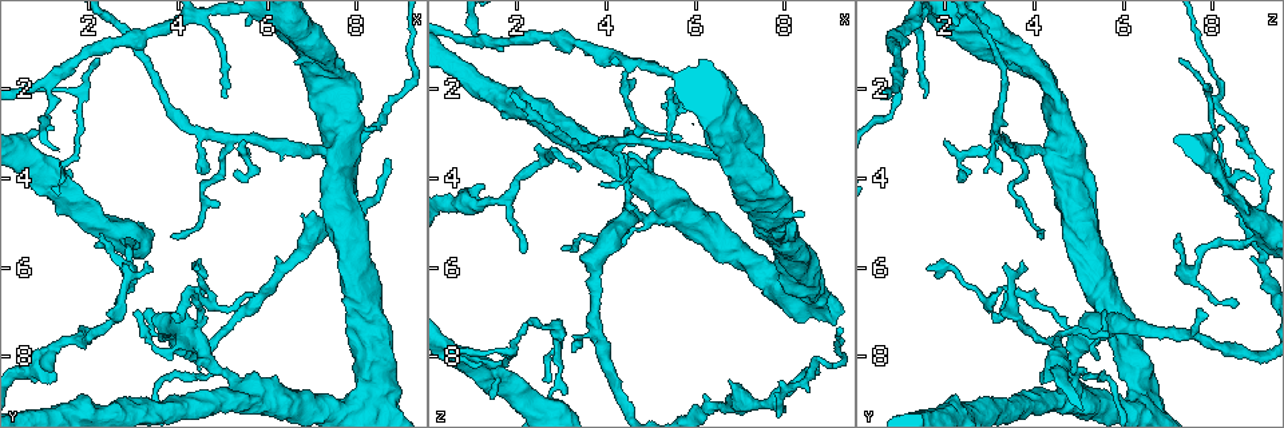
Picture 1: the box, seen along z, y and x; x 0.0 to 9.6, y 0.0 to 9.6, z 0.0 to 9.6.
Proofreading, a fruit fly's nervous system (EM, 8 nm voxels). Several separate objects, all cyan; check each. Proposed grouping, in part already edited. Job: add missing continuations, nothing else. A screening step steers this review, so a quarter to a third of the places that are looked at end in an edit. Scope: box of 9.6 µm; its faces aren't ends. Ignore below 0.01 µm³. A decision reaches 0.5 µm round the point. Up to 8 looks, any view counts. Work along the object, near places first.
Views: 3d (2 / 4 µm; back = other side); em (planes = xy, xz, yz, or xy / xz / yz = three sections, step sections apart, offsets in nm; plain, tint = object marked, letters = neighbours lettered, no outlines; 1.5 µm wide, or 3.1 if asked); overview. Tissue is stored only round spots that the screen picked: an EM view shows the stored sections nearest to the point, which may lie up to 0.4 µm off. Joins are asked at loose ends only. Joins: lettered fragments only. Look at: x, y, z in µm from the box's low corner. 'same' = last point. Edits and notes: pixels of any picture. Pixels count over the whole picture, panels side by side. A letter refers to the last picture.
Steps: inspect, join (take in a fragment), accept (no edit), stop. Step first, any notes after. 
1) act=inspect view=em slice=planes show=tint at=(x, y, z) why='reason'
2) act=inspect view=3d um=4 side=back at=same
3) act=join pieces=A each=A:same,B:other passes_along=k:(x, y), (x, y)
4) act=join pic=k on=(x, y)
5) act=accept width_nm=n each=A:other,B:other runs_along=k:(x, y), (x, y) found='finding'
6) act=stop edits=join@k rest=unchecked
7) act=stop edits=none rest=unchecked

act=inspect view=em slice=planes show=plain at=(2.30, 5.25, 7.15) why='free end'

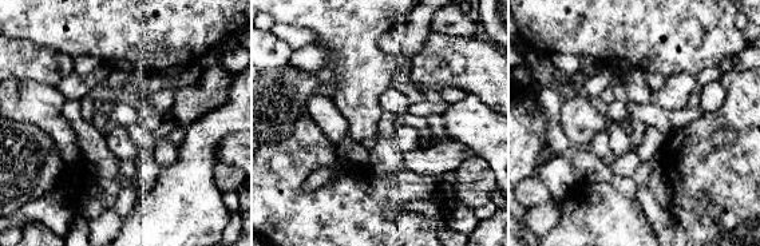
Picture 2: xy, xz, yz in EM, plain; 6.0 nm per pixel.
act=inspect view=em slice=planes show=letters at=same

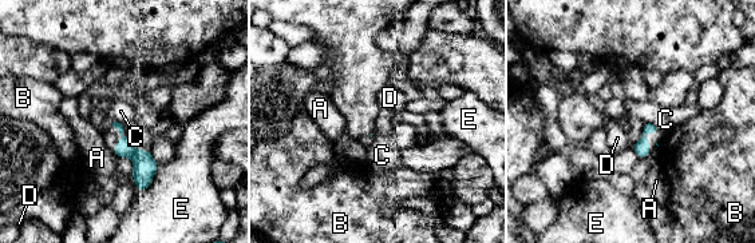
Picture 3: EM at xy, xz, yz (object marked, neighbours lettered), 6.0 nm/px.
act=accept each=A:other,B:other,C:other,D:other,E:other found='none of them fits'

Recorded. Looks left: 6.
act=inspect view=em slice=xz step=8 show=letters at=(3.40, 6.00, 3.80) why='an open end'

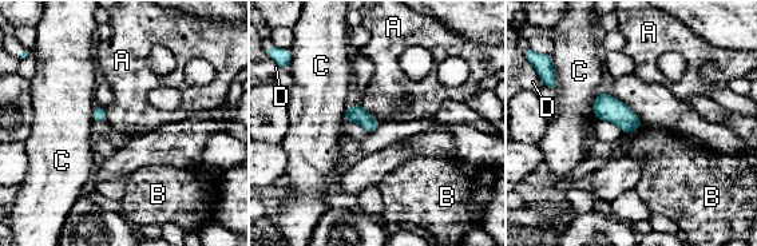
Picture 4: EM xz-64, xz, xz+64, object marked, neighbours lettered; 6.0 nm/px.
act=inspect view=em slice=planes show=letters at=same why='cut it another way'

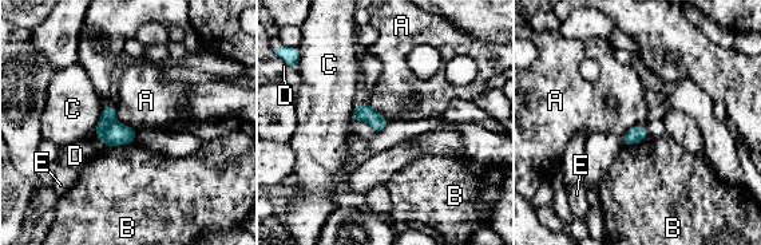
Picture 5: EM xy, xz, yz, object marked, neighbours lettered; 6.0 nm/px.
act=accept each=A:other,B:other,C:other,D:other,E:other border=5:(114, 106), (115, 118), (135, 131) found='no lettered fragment goes on from it'

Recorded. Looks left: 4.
act=inspect view=3d um=2 side=back at=(5.00, 2.15, 1.45) why='thin end'

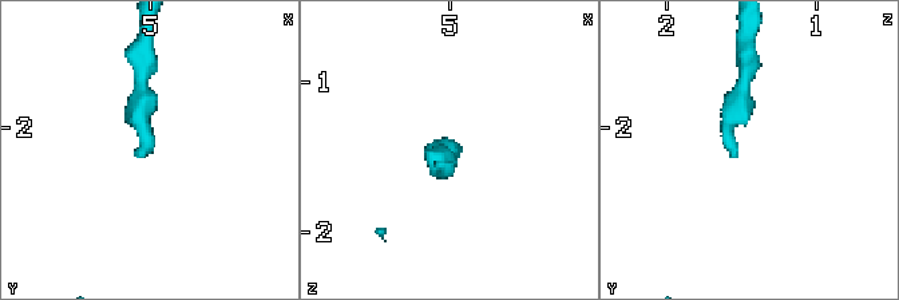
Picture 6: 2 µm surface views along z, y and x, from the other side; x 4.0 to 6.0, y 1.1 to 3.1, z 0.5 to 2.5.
act=inspect view=em um=3.1 slice=planes show=letters at=(5.02, 2.16, 1.50)

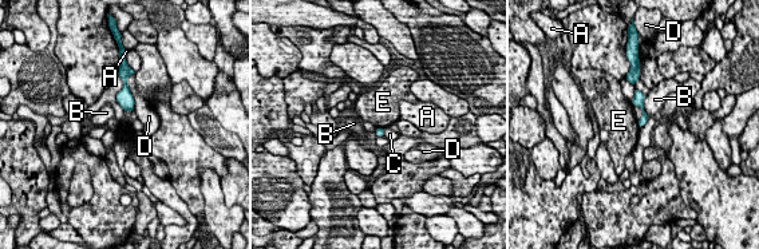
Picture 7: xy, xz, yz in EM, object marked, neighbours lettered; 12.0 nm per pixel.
act=accept each=A:other,B:other,C:other,D:other,E:other border=7:(376, 127), (383, 129) found='no lettered fragment goes on from it'

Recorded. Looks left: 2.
act=stop edits=none rest=unchecked

